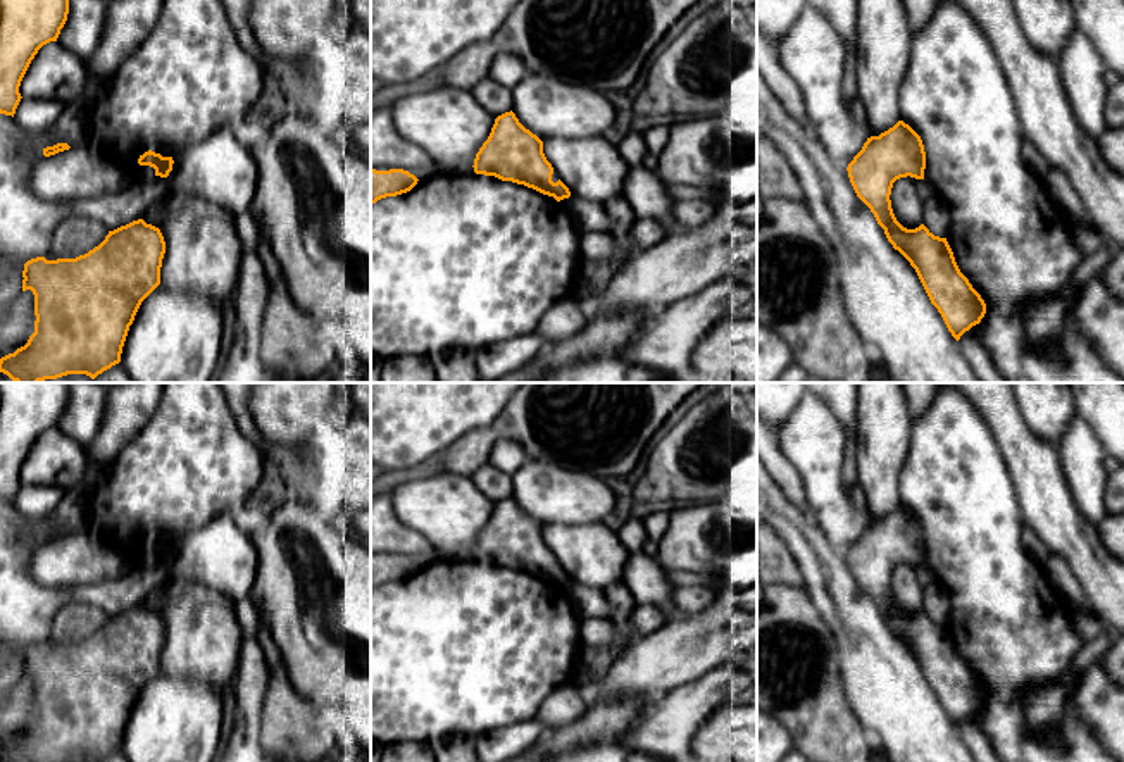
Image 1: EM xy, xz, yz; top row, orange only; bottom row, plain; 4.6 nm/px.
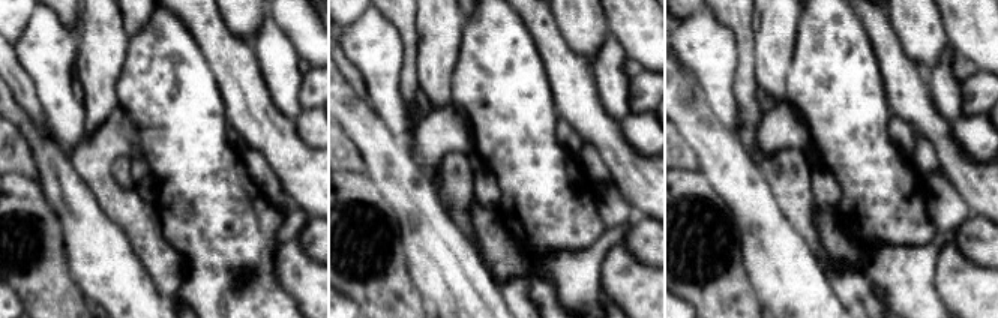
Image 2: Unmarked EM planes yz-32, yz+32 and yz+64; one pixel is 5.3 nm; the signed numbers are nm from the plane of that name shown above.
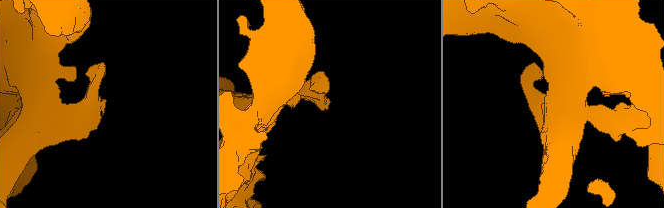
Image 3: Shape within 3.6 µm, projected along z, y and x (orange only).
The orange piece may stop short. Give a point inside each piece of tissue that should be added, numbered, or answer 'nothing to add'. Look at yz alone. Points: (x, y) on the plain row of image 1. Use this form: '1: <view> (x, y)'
nothing to add

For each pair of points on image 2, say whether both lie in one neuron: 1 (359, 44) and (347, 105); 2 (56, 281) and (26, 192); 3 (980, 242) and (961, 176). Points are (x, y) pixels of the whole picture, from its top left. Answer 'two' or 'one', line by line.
1: two
2: one
3: two

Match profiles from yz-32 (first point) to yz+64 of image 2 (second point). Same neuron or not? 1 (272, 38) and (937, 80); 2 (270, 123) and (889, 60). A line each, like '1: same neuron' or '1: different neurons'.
1: same neuron
2: same neuron

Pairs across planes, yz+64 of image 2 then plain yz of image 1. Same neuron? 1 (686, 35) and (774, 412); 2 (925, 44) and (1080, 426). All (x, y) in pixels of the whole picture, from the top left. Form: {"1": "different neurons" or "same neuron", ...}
{"1": "different neurons", "2": "different neurons"}

